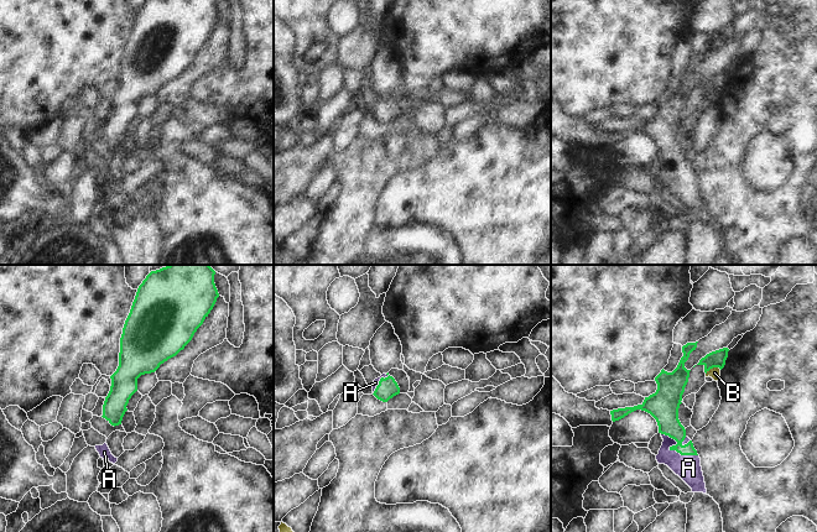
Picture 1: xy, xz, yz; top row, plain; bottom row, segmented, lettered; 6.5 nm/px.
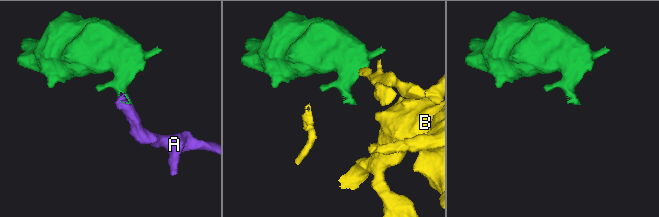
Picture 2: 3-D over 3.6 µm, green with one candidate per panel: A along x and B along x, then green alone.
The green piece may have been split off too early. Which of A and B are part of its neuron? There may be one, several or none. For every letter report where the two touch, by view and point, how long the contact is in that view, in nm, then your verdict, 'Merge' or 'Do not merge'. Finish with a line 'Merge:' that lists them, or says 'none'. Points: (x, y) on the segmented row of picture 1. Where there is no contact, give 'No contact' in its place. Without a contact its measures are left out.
A: Touches green at yz (672, 449). Shared border 280 nm. Merge
B: Touches green at yz (713, 366). Shared border 110 nm. Do not merge
Merge: A.

